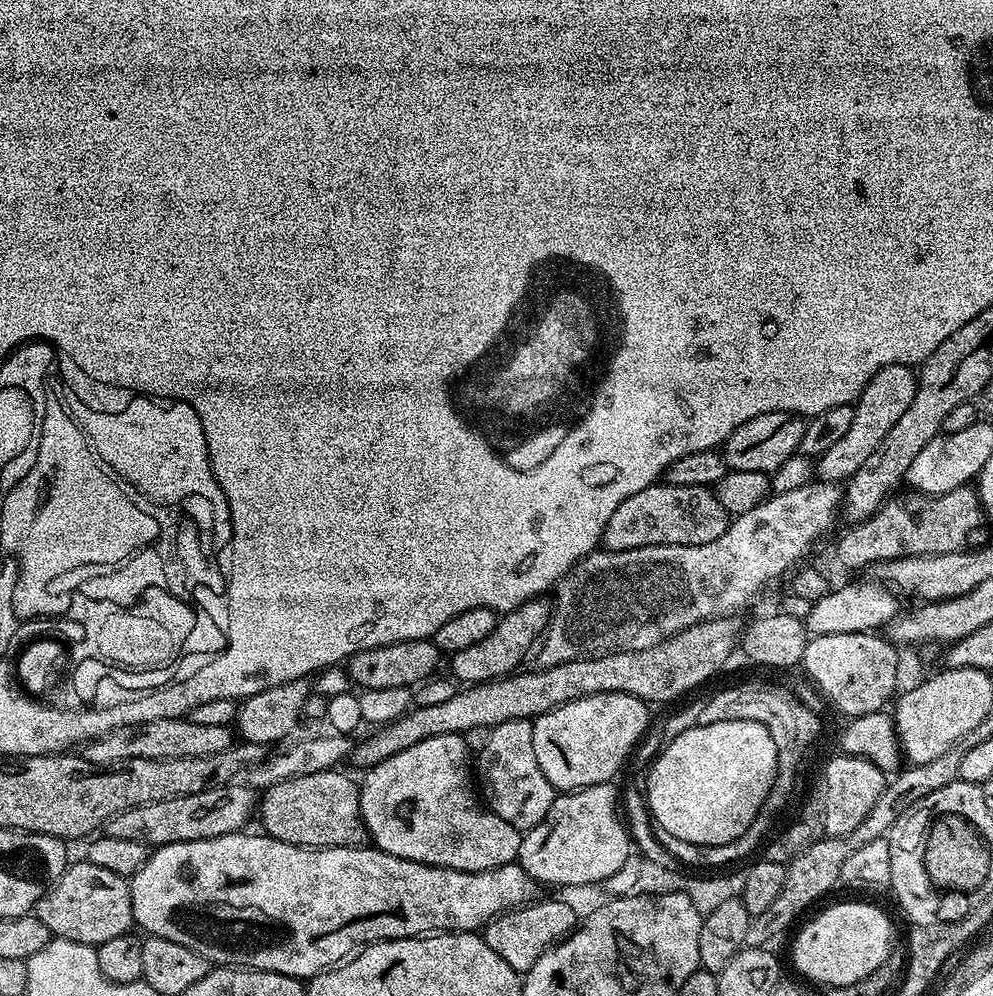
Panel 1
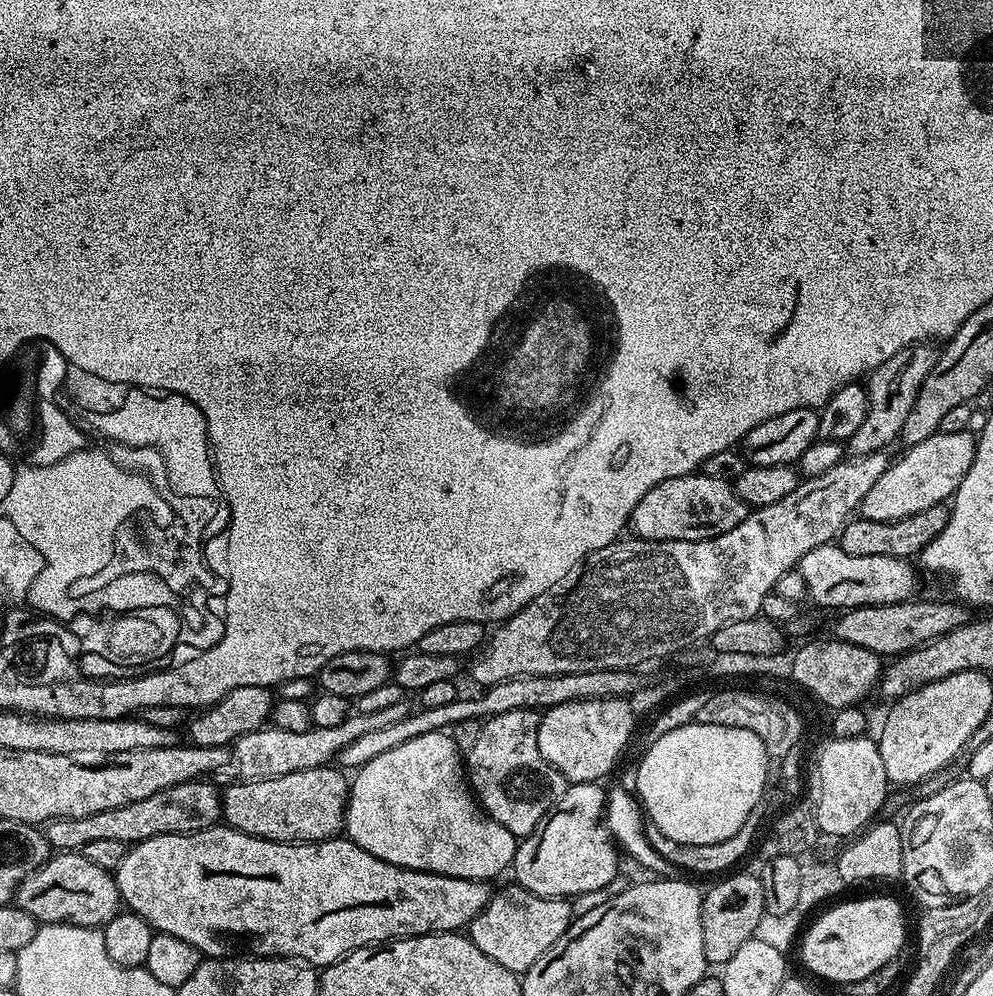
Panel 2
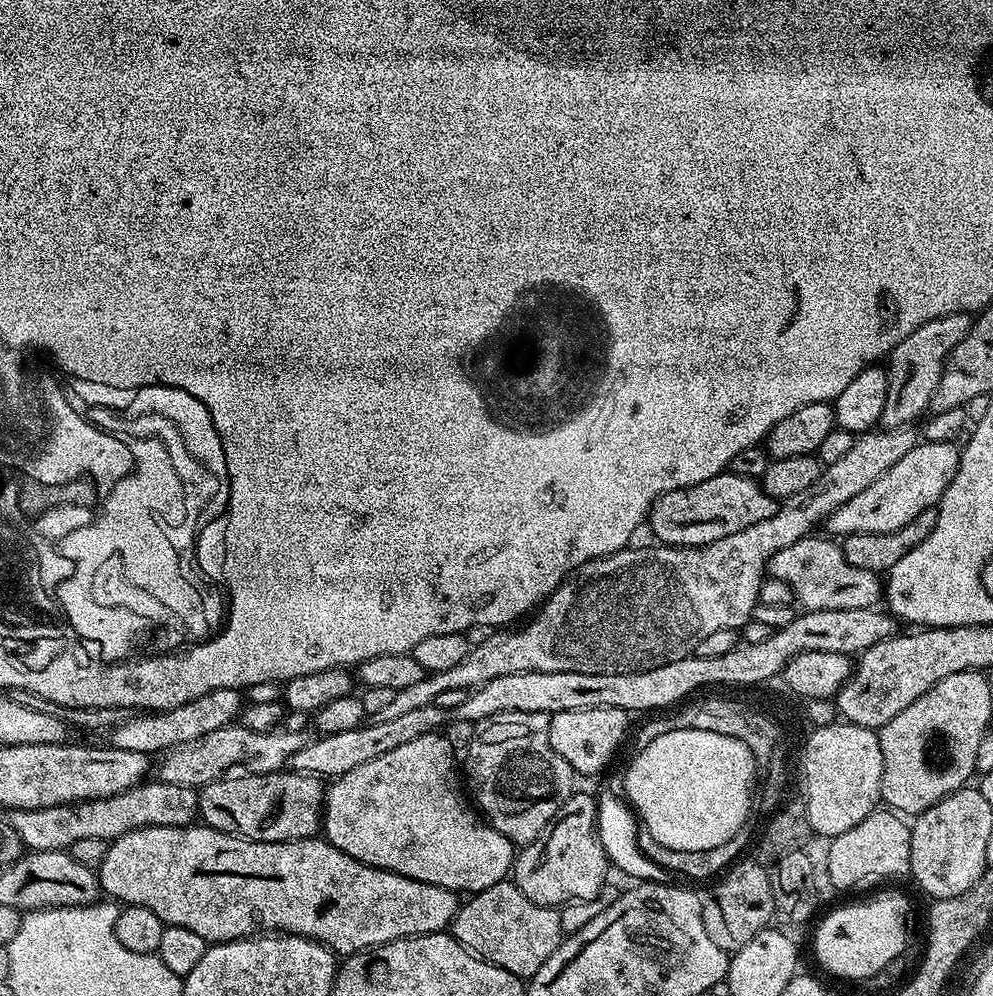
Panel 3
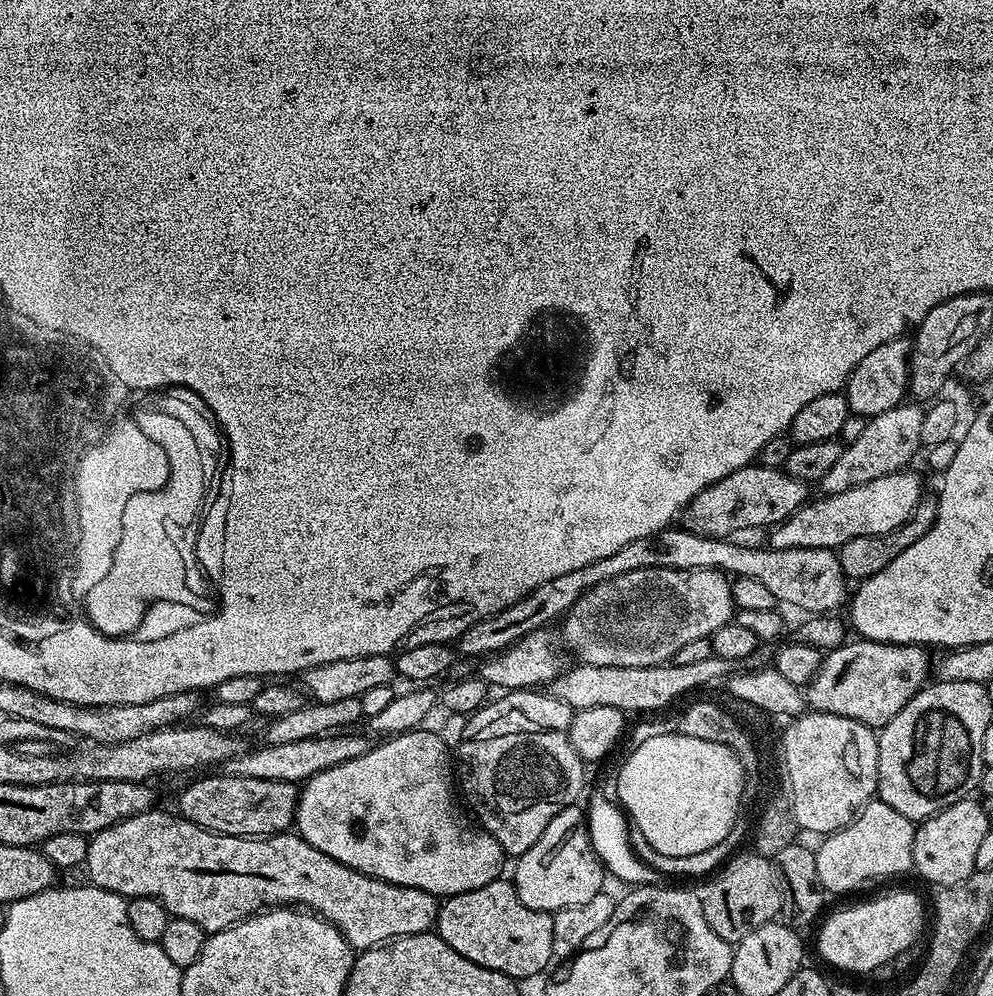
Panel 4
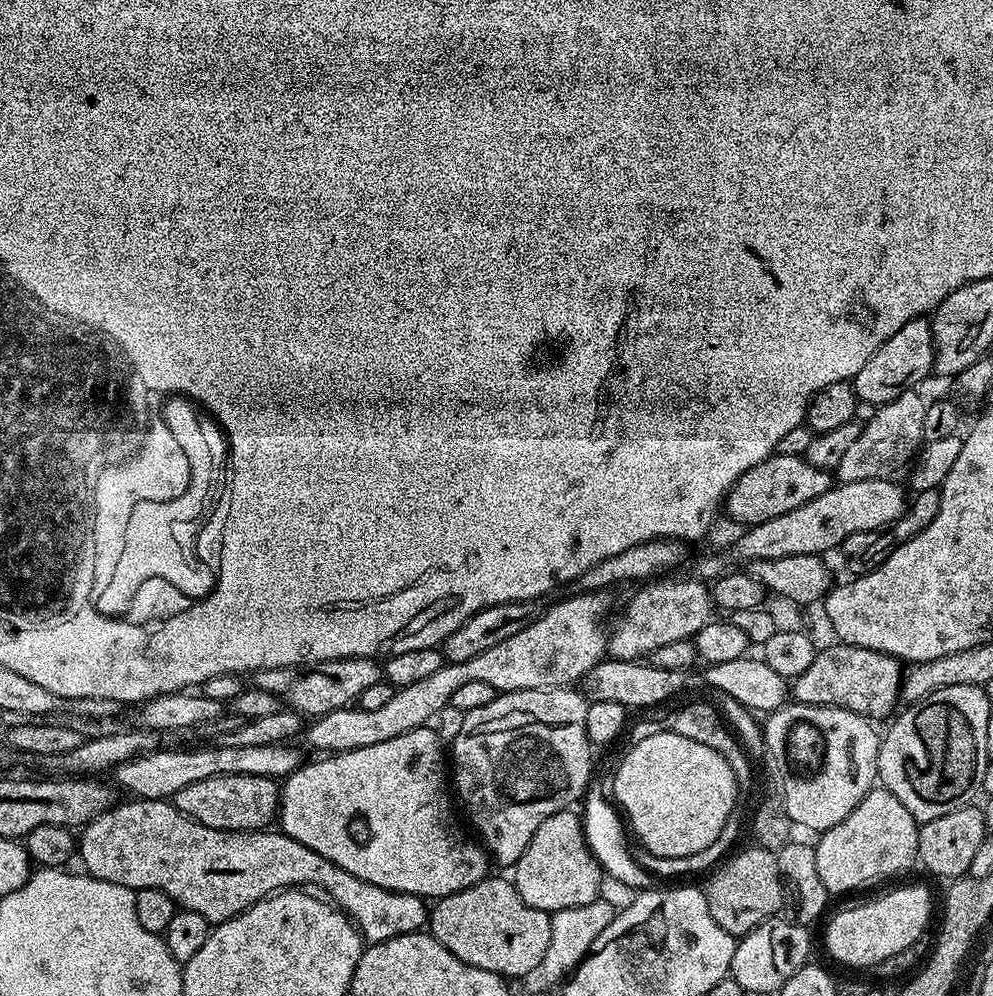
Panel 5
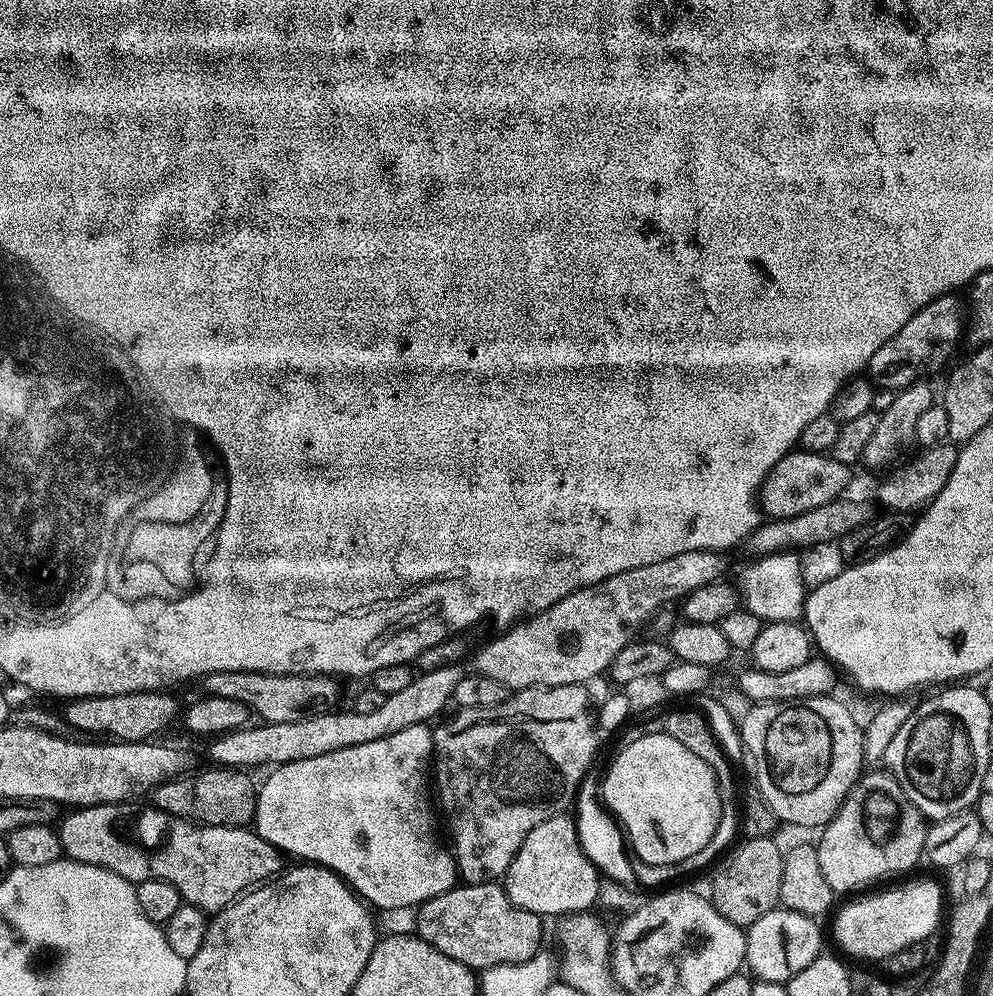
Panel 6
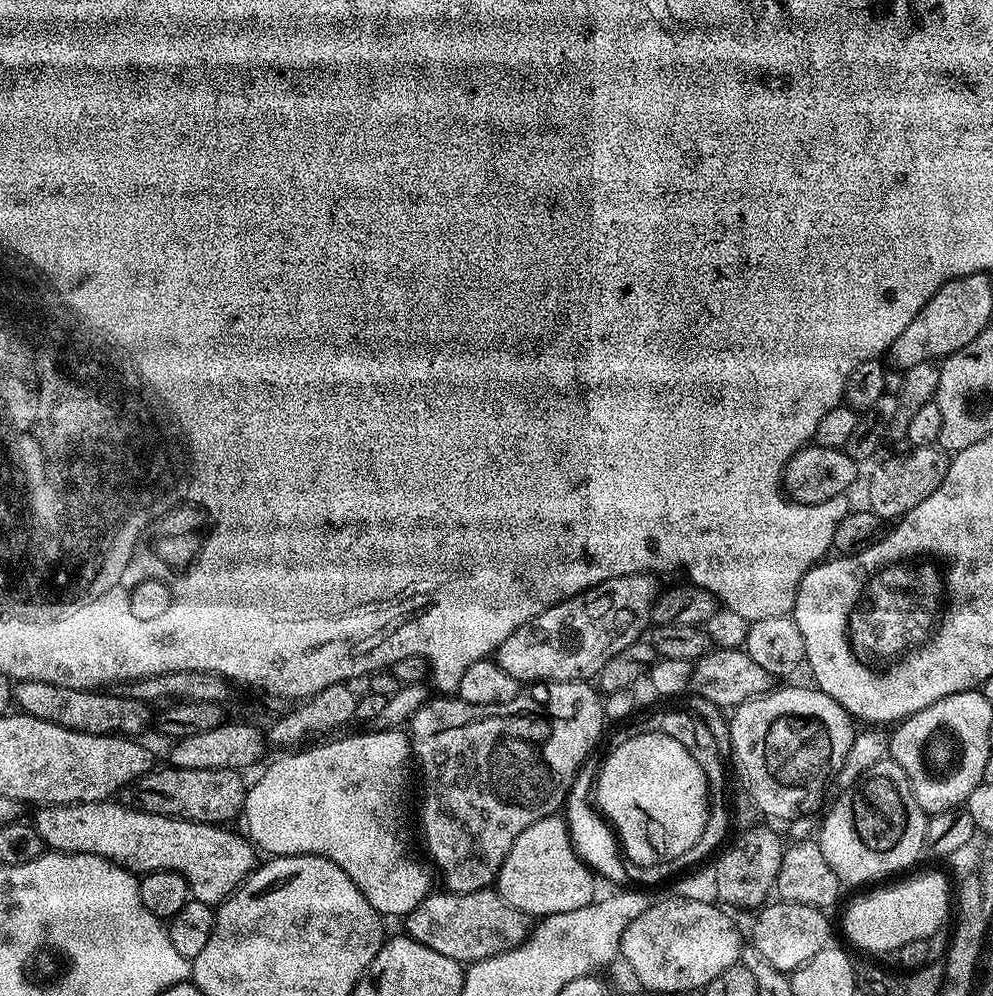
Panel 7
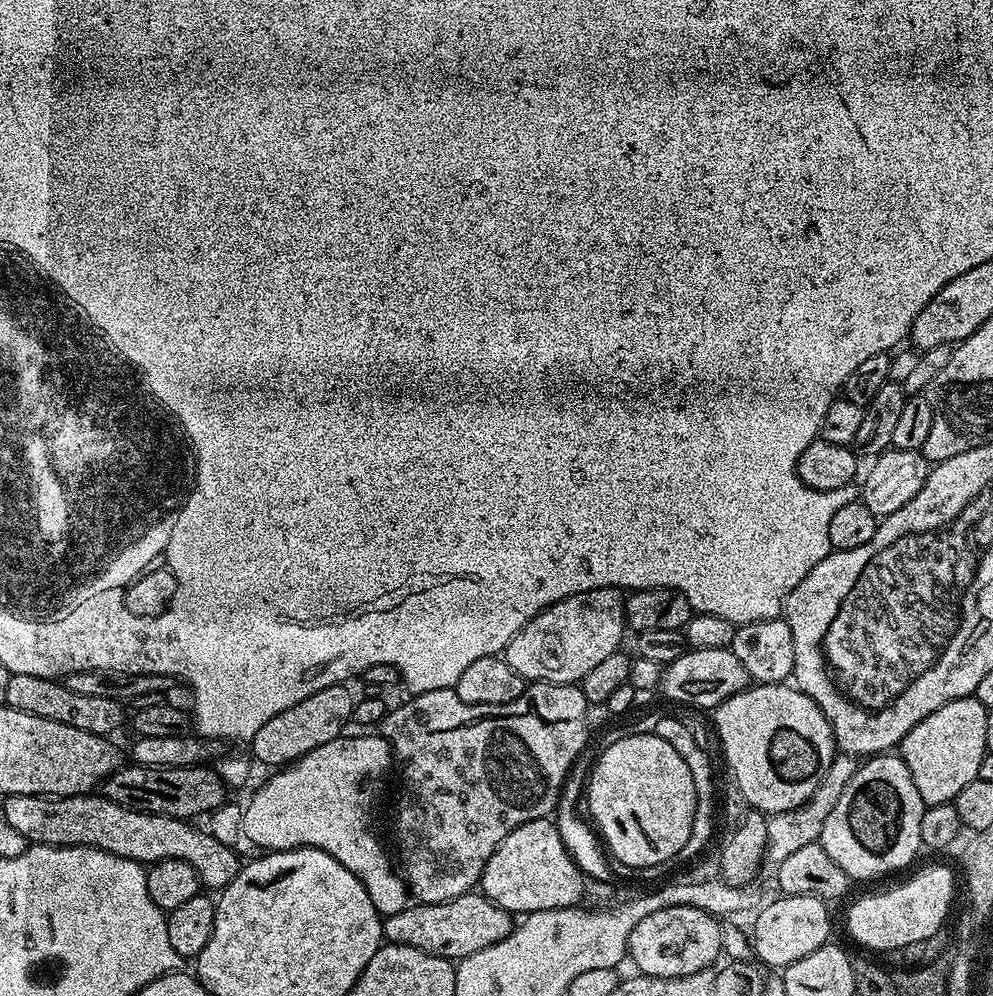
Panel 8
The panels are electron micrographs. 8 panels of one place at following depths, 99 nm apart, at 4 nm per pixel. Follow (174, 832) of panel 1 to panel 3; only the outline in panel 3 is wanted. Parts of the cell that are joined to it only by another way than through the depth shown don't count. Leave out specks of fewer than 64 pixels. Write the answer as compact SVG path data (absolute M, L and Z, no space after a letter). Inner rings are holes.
M152 778L110 798L83 800L77 804L63 804L38 810L12 810L7 813L6 819L24 843L25 849L34 852L62 852L70 850L74 842L82 838L102 838L111 842L122 838L122 834L130 834L139 828L186 828L197 819L199 811L200 794L197 789L174 786L170 782Z

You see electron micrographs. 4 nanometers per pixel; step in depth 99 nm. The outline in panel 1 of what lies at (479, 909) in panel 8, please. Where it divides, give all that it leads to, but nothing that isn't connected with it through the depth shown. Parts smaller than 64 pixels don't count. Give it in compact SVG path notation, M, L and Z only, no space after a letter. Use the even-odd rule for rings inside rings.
M537 898L530 904L503 912L483 929L486 946L490 946L490 950L494 950L494 954L498 954L498 958L505 960L515 972L528 972L530 966L534 966L534 962L542 958L544 951L553 944L560 943L578 927L578 915L576 916L574 905L567 904L564 900L544 899Z

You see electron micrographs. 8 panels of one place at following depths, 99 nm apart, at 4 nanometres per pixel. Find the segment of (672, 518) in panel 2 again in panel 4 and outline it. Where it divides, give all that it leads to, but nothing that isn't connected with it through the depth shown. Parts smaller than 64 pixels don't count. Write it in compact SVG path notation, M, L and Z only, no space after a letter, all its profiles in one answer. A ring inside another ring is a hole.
M753 462L747 468L734 470L718 482L706 486L684 508L682 527L698 536L732 538L743 528L771 529L803 508L809 489L801 480L794 480L779 468L765 468Z

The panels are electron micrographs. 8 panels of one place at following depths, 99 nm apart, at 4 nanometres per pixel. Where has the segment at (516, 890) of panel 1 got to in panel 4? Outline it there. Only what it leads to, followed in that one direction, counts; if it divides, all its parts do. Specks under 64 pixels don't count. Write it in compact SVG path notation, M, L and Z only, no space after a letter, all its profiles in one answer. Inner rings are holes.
M159 810L143 812L134 818L126 818L106 830L97 832L96 835L88 841L86 873L88 872L89 878L92 879L89 881L97 888L105 888L125 898L131 898L133 896L149 896L150 898L154 898L166 909L169 917L177 916L178 918L186 918L190 922L197 924L205 934L221 932L227 928L232 928L235 924L240 923L240 921L257 915L265 906L303 906L305 909L311 910L323 916L324 919L329 920L329 922L347 938L353 949L356 950L375 948L377 944L387 944L388 941L394 940L398 936L413 936L419 932L426 932L435 925L436 913L438 911L437 897L430 895L428 892L418 890L417 888L407 888L401 884L391 884L385 880L376 880L373 876L362 874L350 866L346 866L342 862L338 862L334 858L322 854L322 850L310 846L310 842L306 842L299 834L281 834L279 836L266 836L263 838L222 836L214 832L208 832L204 828L199 828L194 822L177 818L175 815L173 816L174 817L168 812L159 812Z

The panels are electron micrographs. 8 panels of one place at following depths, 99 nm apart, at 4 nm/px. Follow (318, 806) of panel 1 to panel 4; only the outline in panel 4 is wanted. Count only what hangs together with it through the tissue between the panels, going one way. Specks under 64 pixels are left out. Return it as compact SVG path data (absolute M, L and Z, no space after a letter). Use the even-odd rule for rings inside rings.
M216 774L201 775L196 778L201 780L185 786L180 796L179 812L183 819L194 822L208 832L245 838L279 836L293 827L298 801L297 785L281 780L242 780L227 774L212 775Z

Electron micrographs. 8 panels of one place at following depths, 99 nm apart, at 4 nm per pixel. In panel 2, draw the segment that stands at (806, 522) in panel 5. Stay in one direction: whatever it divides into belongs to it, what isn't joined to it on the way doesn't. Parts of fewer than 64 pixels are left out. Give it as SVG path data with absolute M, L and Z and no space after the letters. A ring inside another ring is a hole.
M971 431L935 432L926 442L905 447L904 456L889 463L886 474L862 498L858 512L863 519L874 522L894 522L930 506L951 501L957 486L970 470L976 457L975 435Z

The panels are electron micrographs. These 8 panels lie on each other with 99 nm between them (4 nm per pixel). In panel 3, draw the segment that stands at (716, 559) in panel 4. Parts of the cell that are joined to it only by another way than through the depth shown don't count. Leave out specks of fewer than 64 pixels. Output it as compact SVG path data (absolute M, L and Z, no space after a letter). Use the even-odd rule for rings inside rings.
M824 534L804 536L798 542L790 542L790 546L778 550L770 558L767 575L773 580L781 580L792 592L795 603L809 612L871 608L882 600L881 577L870 570L850 566L843 547Z

